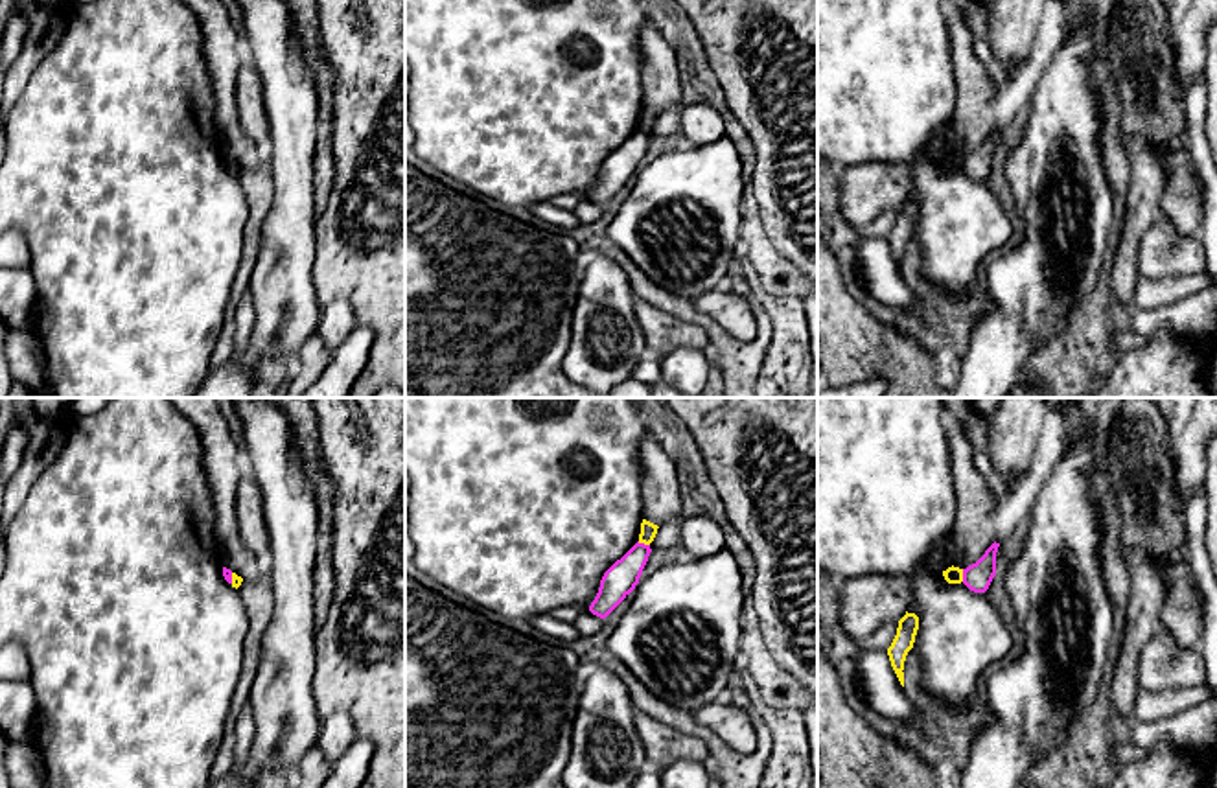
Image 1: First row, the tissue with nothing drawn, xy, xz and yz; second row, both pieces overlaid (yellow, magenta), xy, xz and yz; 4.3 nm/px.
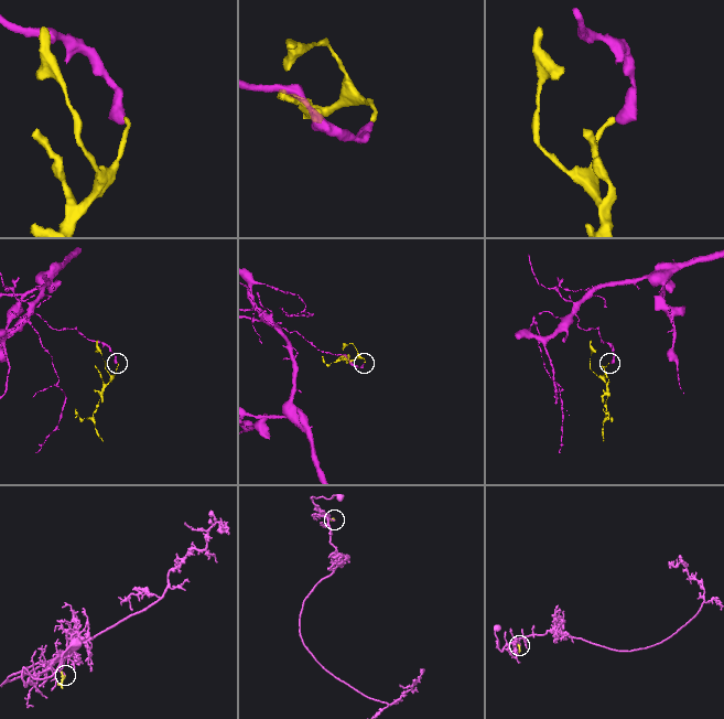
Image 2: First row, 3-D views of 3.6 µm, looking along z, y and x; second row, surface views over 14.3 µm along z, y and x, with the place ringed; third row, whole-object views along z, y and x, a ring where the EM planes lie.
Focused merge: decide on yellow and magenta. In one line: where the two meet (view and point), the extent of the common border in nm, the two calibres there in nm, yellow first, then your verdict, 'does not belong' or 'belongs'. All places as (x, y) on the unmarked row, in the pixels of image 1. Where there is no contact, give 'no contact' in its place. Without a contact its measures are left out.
contact yz (962, 162); length 60 nm; calibres 80 and 120 nm; does not belong

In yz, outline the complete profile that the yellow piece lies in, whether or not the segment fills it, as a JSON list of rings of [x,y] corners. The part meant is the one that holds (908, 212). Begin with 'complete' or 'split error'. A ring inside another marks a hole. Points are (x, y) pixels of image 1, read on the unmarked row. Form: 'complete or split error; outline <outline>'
complete; outline [[[908,201],[898,208],[897,223],[887,236],[887,243],[891,249],[891,254],[904,274],[904,249],[908,239],[913,236],[915,223],[919,217],[919,204],[915,201]]]

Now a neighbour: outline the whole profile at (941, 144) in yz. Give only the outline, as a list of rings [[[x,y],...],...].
[[[950,120],[945,127],[941,127],[933,138],[924,145],[922,156],[930,156],[933,160],[943,160],[954,153],[956,134],[954,134],[954,120]]]

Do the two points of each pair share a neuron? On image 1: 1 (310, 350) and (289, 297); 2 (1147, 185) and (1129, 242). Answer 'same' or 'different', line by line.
1: different
2: same

